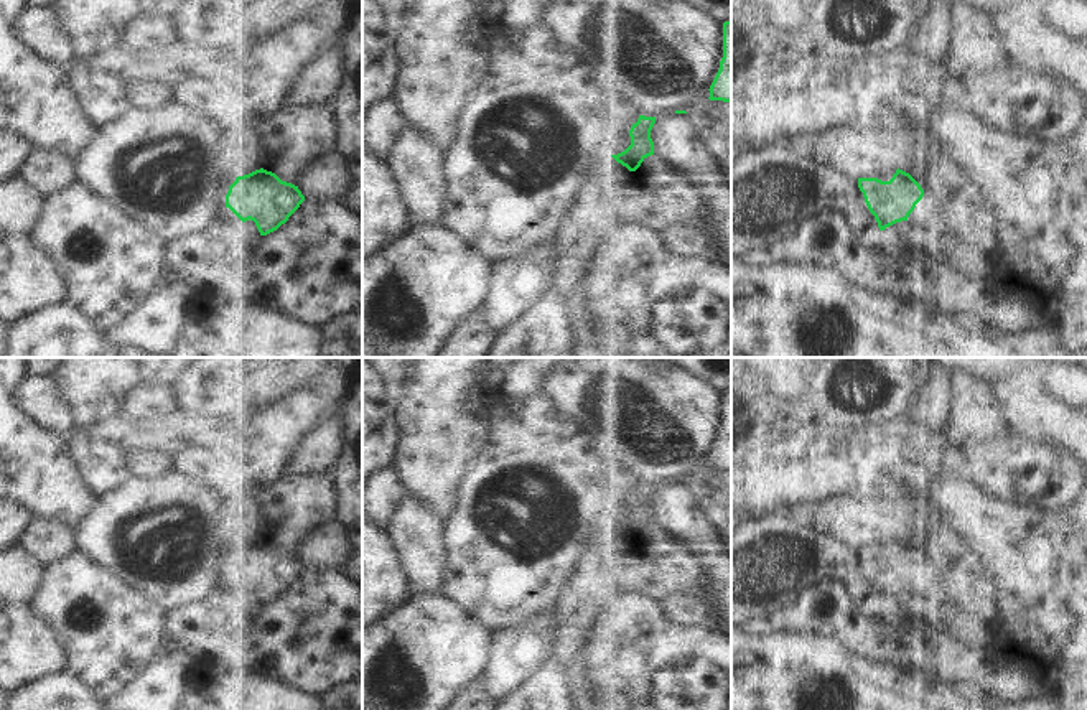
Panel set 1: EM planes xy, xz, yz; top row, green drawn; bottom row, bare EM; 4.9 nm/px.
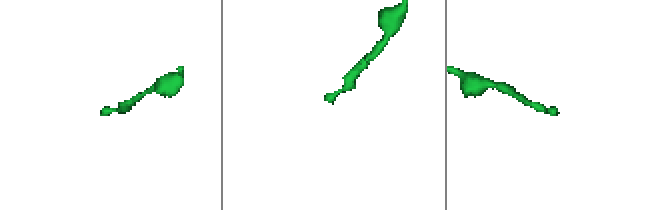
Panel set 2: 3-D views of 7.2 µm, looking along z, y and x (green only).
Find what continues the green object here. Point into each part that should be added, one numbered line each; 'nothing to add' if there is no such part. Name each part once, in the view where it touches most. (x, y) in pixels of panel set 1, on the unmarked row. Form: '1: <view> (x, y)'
1: yz (934, 593)

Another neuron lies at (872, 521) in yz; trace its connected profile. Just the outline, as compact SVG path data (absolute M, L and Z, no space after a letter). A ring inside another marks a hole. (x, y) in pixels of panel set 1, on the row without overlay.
M894 491L860 499L850 494L820 502L830 521L850 527L858 547L889 550L896 539L909 542L926 560L945 549L955 560L985 562L973 532L965 530L959 519L937 506L929 493L917 493L904 507L898 506Z

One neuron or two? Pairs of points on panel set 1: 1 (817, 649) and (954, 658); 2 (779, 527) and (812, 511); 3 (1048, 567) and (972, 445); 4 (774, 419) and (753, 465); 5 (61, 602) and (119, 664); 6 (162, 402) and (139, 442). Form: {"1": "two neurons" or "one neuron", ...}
{"1": "two neurons", "2": "two neurons", "3": "two neurons", "4": "one neuron", "5": "one neuron", "6": "two neurons"}

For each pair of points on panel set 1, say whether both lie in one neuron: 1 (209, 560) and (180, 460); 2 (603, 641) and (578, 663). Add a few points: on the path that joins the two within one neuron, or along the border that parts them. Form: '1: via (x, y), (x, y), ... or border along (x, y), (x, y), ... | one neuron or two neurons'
1: border along (173, 468), (201, 483), (218, 481) | two neurons
2: border along (590, 638), (592, 656), (587, 661), (588, 687) | two neurons

